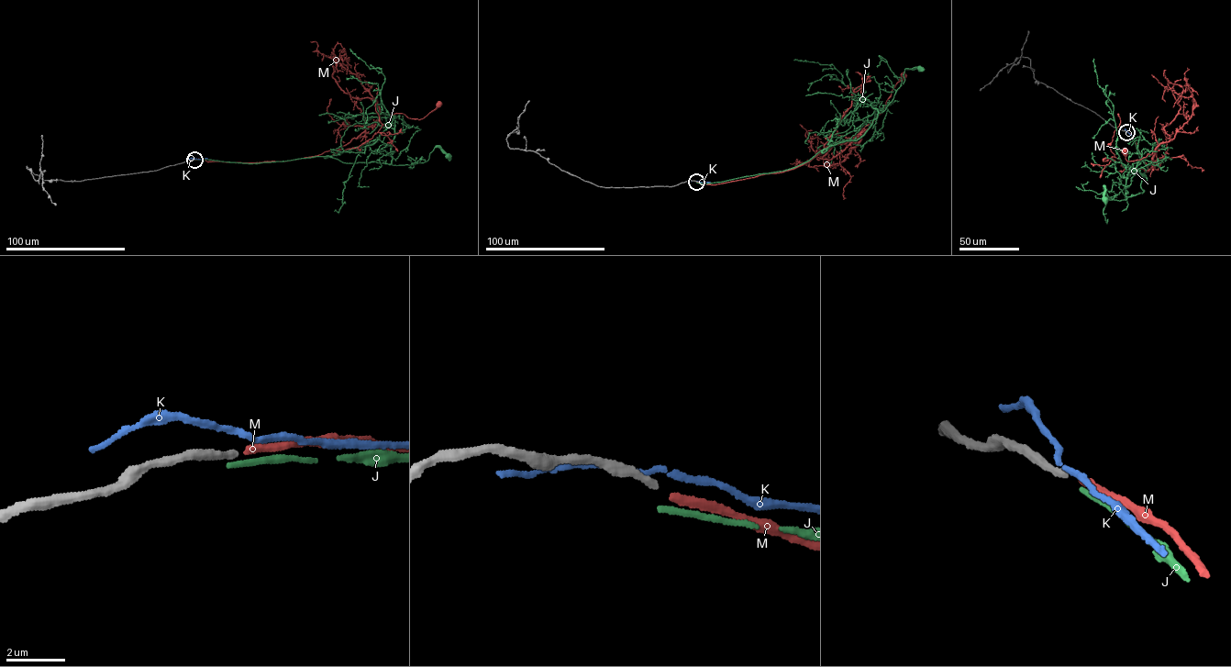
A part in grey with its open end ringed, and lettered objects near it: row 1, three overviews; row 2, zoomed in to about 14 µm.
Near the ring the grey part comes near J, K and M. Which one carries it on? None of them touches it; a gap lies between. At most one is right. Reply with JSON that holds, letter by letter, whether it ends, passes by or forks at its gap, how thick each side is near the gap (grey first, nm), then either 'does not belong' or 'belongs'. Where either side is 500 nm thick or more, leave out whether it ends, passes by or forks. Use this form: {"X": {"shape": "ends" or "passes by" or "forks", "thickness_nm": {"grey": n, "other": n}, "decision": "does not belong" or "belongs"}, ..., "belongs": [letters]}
{"J": {"shape": "ends", "thickness_nm": {"grey": 240, "other": 200}, "decision": "does not belong"}, "K": {"shape": "passes by", "thickness_nm": {"grey": 240, "other": 190}, "decision": "does not belong"}, "M": {"shape": "ends", "thickness_nm": {"grey": 240, "other": 280}, "decision": "belongs"}, "belongs": ["M"]}

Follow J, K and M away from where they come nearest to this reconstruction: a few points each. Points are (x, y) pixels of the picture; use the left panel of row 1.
J: (194, 160), (255, 163), (326, 156), (345, 162), (376, 161), (397, 165), (425, 162), (435, 147), (448, 154)
K: (195, 159), (207, 158)
M: (194, 159), (257, 162), (315, 156), (348, 144), (372, 123), (380, 113), (402, 113), (419, 119), (438, 104)

